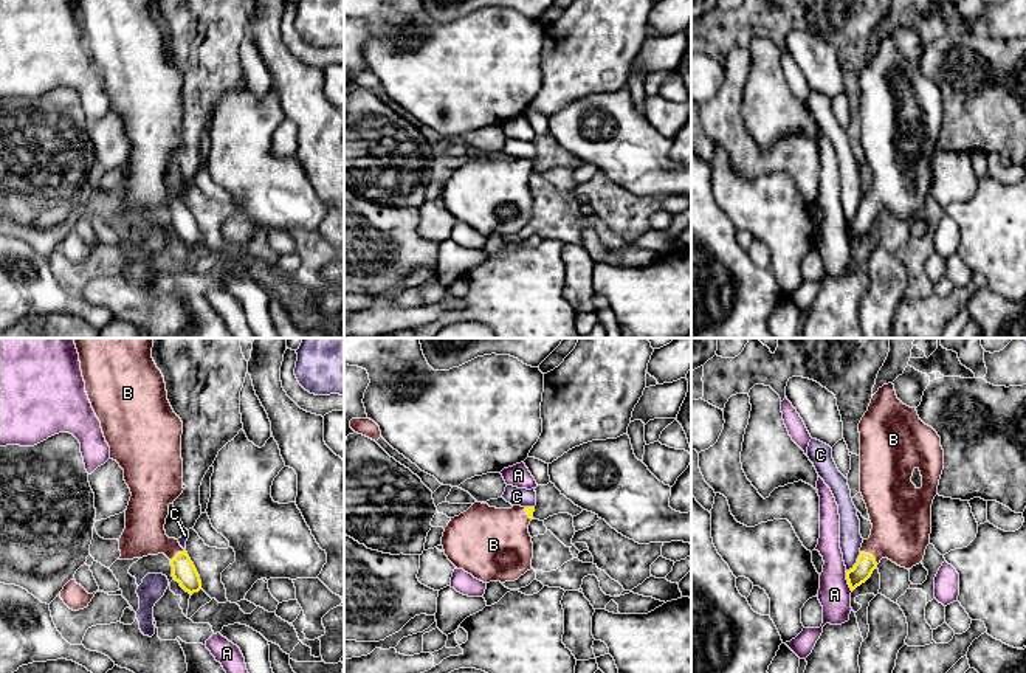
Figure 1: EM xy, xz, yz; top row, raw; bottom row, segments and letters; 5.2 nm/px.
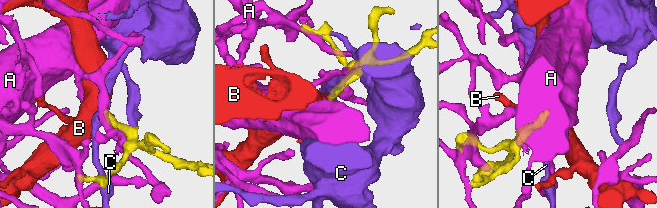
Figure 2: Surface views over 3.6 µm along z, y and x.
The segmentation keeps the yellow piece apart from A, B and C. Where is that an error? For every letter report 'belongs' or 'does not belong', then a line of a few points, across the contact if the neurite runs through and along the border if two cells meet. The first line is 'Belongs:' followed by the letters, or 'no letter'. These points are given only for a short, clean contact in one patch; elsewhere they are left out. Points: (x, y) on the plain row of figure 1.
Belongs: B
A: does not belong
B: belongs; line yz (860, 225), (870, 208), (896, 182), (901, 171)
C: does not belong; line yz (860, 205), (856, 216), (846, 224)

